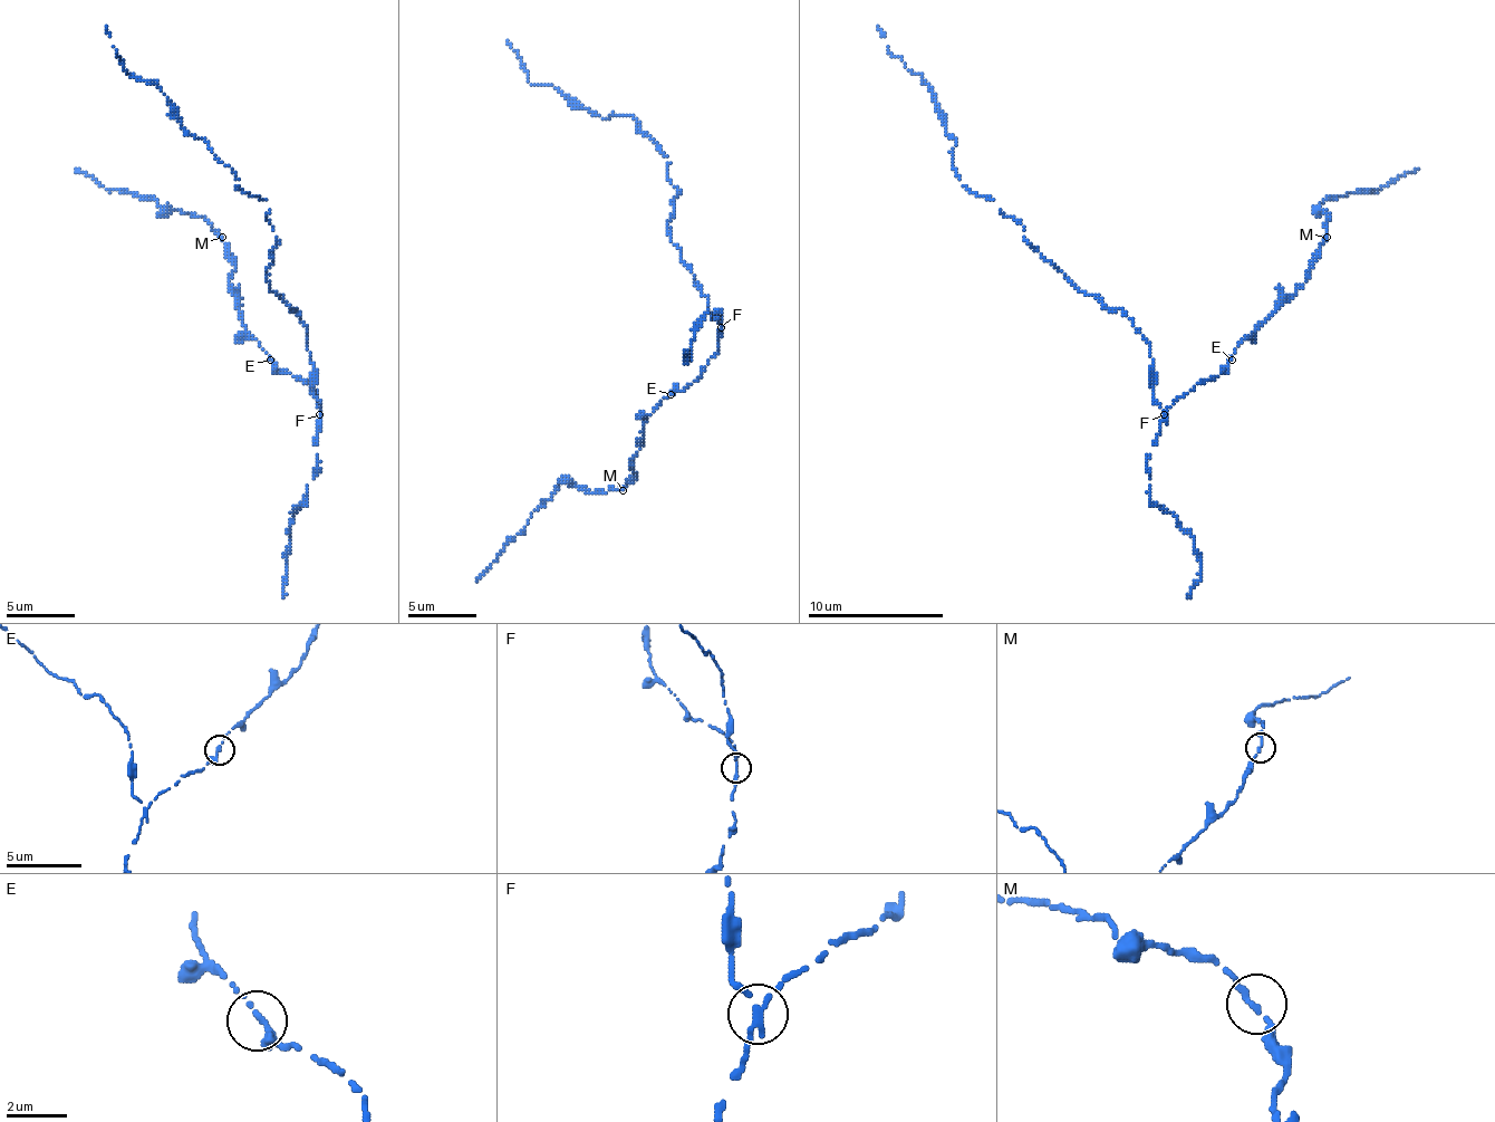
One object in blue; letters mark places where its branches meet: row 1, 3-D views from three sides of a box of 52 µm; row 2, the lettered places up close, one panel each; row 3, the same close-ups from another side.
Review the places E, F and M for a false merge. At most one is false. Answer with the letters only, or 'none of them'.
F

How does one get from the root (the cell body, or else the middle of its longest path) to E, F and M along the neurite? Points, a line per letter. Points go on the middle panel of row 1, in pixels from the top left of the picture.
E: (712, 313), (712, 316), (722, 319), (719, 351), (691, 384), (671, 394)
F: (712, 313), (712, 316), (722, 319), (722, 326)
M: (712, 313), (722, 319), (719, 351), (691, 384), (664, 398), (647, 419), (629, 469), (637, 476), (623, 490)

